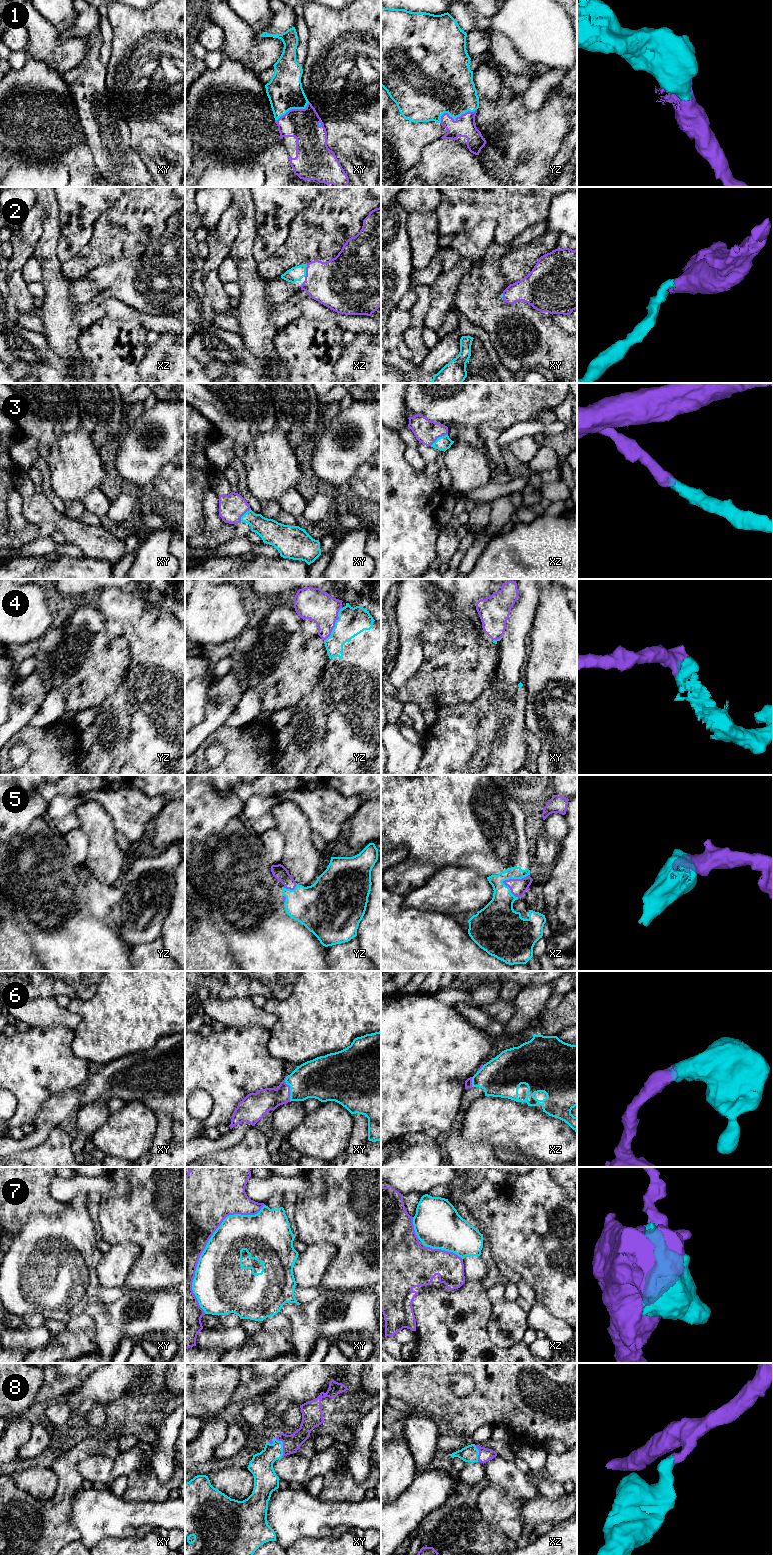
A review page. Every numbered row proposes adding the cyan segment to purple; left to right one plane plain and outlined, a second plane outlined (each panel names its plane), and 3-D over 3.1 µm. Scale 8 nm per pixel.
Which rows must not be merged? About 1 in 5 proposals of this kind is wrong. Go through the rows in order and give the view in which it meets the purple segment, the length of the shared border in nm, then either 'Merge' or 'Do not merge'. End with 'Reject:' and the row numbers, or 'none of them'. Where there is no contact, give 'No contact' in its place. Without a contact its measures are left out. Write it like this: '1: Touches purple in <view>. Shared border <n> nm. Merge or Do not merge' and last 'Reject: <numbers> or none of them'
1: Touches purple in yz. Shared border 320 nm. Merge
2: Touches purple in xz. Shared border 110 nm. Merge
3: Touches purple in xz. Shared border 170 nm. Merge
4: Touches purple in yz. Shared border 300 nm. Merge
5: Touches purple in xz. Shared border 220 nm. Merge
6: Touches purple in xy. Shared border 220 nm. Merge
7: Touches purple in xy. Shared border 1000 nm. Do not merge
8: Touches purple in xy. Shared border 170 nm. Merge
Reject: 7

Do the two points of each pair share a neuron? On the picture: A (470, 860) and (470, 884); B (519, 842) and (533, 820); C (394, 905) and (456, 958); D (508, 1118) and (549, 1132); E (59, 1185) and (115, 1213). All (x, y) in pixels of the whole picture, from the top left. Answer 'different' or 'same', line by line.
A: different
B: different
C: same
D: same
E: different

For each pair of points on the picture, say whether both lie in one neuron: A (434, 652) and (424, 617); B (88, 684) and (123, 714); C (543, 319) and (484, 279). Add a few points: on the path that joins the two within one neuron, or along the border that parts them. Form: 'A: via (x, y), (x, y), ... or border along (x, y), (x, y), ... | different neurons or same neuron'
A: border along (431, 602), (431, 620), (422, 633), (422, 648) | different neurons
B: border along (122, 683), (97, 708) | different neurons
C: via (525, 319), (512, 319), (490, 297) | same neuron

